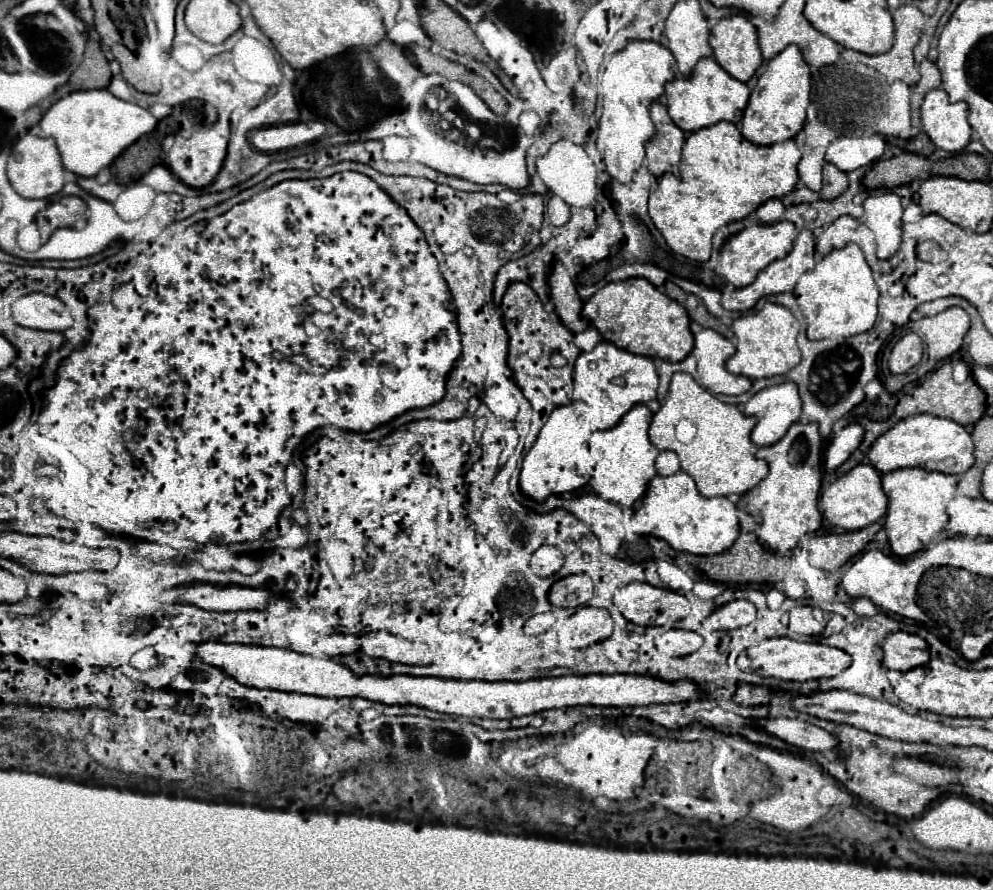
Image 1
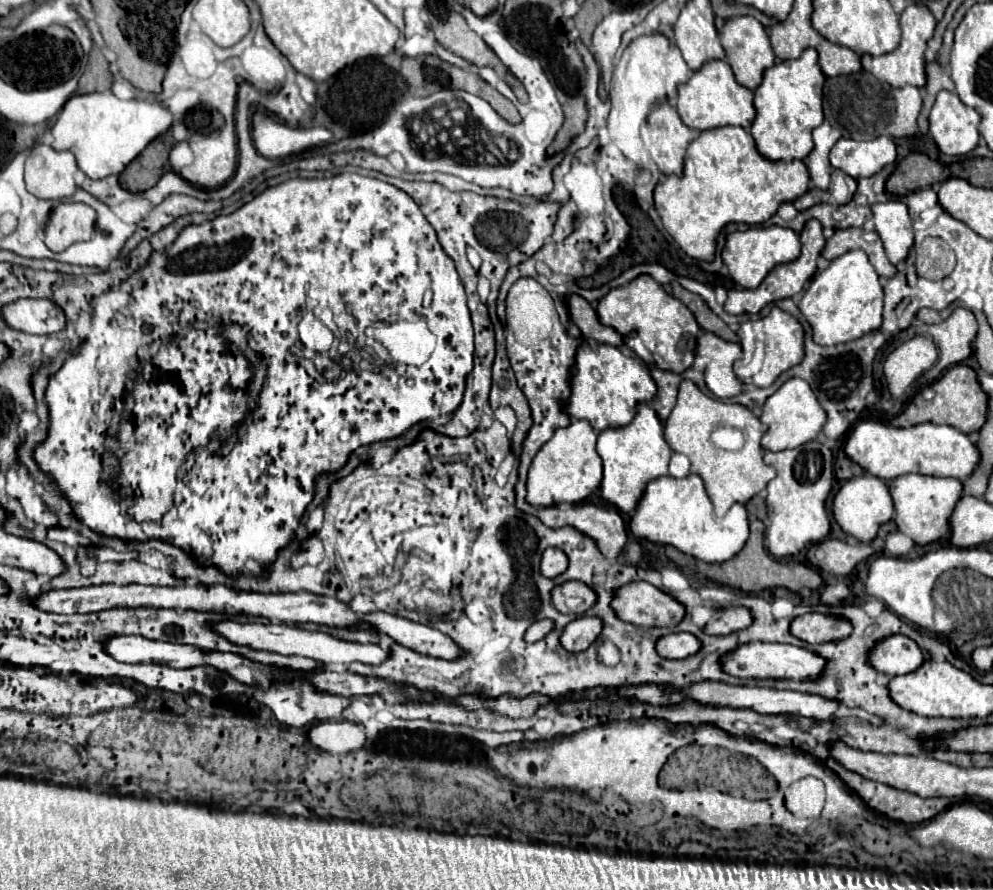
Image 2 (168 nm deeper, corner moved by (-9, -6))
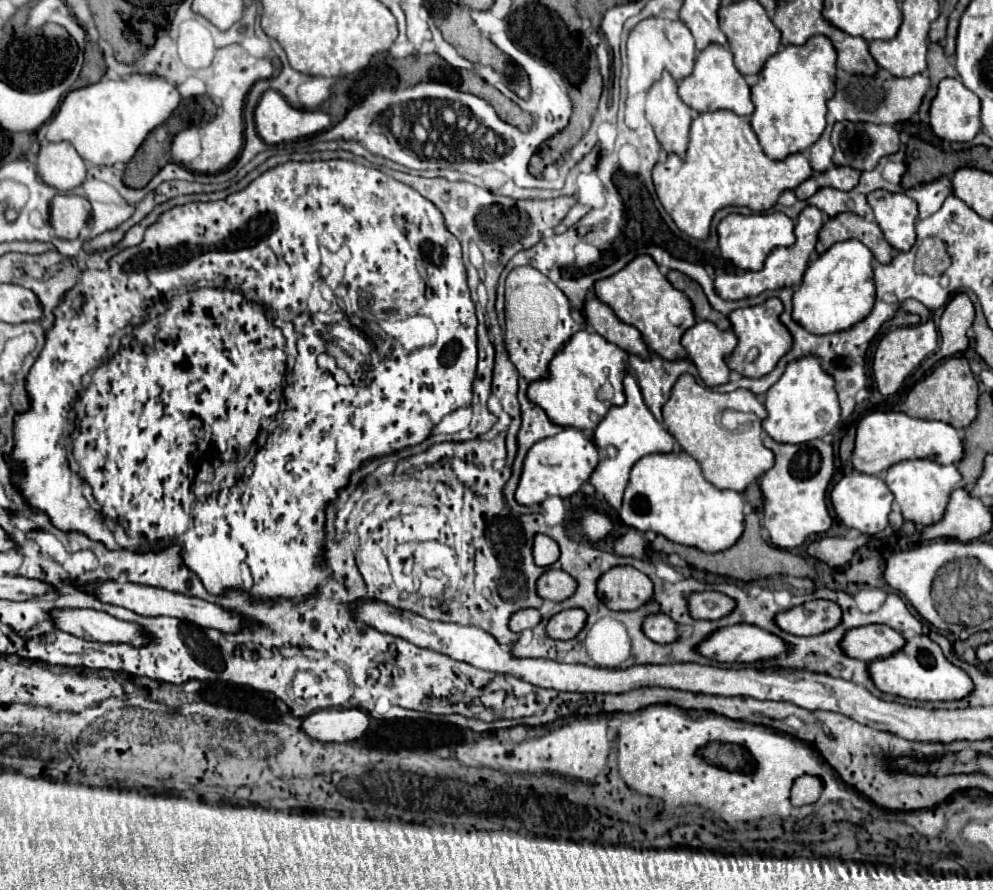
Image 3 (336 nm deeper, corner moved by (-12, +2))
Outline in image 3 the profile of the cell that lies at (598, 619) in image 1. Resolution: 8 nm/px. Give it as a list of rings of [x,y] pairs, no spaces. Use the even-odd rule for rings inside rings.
[[[572,608],[552,616],[546,626],[546,632],[554,640],[572,640],[584,626],[586,626],[586,612],[582,608]]]

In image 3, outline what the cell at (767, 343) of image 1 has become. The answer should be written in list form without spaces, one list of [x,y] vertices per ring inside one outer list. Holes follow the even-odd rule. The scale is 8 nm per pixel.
[[[770,298],[770,300],[766,300],[766,304],[752,306],[752,308],[740,308],[740,310],[734,310],[734,314],[730,314],[732,328],[734,328],[736,336],[738,336],[738,346],[732,352],[732,356],[728,358],[730,370],[736,370],[736,372],[740,372],[742,376],[748,376],[748,378],[762,378],[762,376],[770,374],[776,368],[778,360],[786,352],[790,352],[790,346],[792,346],[792,334],[780,322],[782,312],[784,312],[782,302],[778,298]],[[752,346],[756,346],[760,350],[760,358],[754,364],[744,364],[744,354]]]

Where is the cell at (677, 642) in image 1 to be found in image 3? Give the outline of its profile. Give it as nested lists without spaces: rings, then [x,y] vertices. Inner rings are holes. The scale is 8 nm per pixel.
[[[654,614],[646,618],[642,628],[644,628],[644,634],[656,644],[670,644],[680,638],[678,624],[672,618],[666,618],[666,614]]]

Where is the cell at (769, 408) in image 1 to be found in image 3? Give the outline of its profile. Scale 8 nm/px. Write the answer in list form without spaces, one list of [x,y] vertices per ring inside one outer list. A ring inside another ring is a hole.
[[[814,356],[790,362],[782,378],[766,392],[764,406],[768,410],[768,418],[762,420],[762,428],[776,442],[808,442],[822,438],[840,424],[840,406],[834,392],[834,382],[830,382],[830,376],[820,368],[818,358]]]

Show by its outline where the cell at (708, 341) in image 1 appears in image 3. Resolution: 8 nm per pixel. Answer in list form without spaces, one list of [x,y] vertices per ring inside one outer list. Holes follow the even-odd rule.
[[[700,320],[682,336],[682,346],[696,364],[706,386],[720,386],[730,380],[726,358],[736,348],[736,334],[732,330],[718,330],[712,322]]]

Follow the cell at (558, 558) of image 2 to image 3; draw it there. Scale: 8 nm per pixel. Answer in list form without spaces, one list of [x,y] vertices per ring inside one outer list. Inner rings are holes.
[[[538,534],[538,538],[534,538],[534,562],[538,566],[552,566],[556,560],[560,558],[560,546],[544,534]]]

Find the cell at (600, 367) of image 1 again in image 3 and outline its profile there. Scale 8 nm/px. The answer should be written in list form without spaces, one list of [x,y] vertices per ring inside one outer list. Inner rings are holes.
[[[576,332],[566,346],[550,362],[550,378],[530,384],[528,398],[542,406],[548,418],[560,426],[574,426],[578,430],[594,430],[598,422],[606,416],[610,406],[622,406],[626,402],[622,380],[626,376],[626,352],[602,338],[596,332]],[[604,382],[610,382],[614,388],[612,400],[598,398],[598,392]]]

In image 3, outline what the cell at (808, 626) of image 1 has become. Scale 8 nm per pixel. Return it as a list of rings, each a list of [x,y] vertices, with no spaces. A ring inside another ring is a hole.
[[[812,600],[778,614],[776,622],[794,636],[816,636],[840,624],[840,606],[830,600]]]

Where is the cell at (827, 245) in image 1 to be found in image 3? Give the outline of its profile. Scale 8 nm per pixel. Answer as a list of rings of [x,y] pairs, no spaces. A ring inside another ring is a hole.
[[[838,214],[838,216],[830,218],[820,230],[816,252],[822,254],[832,244],[844,242],[844,240],[850,240],[850,238],[856,238],[864,246],[868,246],[872,250],[874,258],[880,264],[890,264],[892,262],[892,248],[884,240],[880,226],[876,222],[868,222],[868,220],[860,218],[856,214]]]

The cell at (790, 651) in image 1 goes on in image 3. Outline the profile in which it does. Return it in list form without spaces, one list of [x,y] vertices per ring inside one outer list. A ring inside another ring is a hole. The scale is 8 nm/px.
[[[738,624],[716,630],[710,638],[706,638],[706,642],[700,642],[698,652],[716,662],[754,664],[778,658],[790,648],[792,646],[788,642],[772,632],[750,624]]]

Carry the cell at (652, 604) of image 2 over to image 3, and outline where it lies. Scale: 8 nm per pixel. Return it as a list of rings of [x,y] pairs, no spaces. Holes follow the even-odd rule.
[[[616,566],[598,580],[598,596],[610,610],[638,610],[652,602],[654,584],[632,566]]]

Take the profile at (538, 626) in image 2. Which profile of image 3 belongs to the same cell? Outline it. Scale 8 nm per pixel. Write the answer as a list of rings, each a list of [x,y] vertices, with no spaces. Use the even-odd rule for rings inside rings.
[[[534,608],[520,610],[520,612],[512,614],[512,618],[510,618],[510,630],[512,630],[512,632],[532,630],[536,624],[540,624],[540,620],[542,620],[540,610],[534,610]]]

